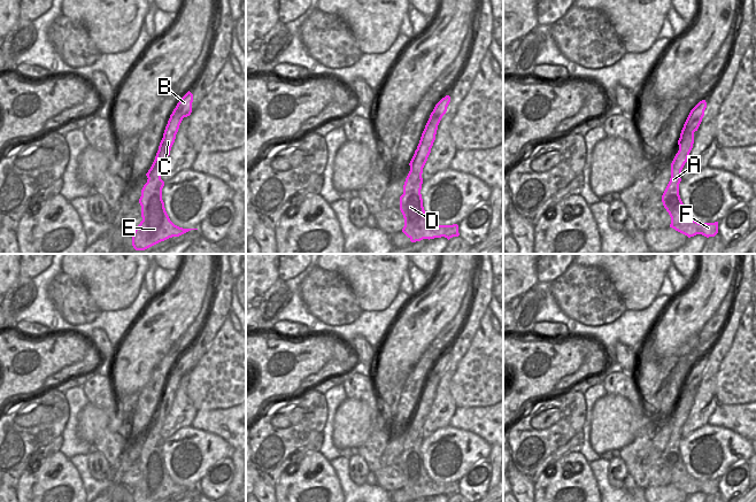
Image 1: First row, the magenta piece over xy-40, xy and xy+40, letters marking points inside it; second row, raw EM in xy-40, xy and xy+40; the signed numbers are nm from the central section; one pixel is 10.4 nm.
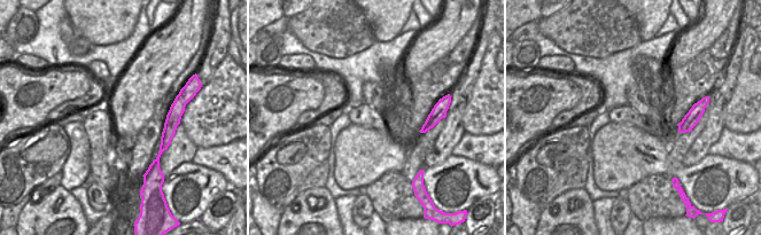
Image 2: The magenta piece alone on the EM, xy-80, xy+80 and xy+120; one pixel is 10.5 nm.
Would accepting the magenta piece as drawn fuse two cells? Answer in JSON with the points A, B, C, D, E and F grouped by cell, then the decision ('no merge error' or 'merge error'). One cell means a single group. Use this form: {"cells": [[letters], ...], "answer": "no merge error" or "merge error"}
{"cells": [["A", "C", "D", "E", "F"], ["B"]], "answer": "merge error"}

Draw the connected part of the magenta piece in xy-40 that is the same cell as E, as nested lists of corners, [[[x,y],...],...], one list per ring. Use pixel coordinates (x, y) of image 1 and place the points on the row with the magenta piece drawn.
[[[175,108],[165,126],[155,160],[146,173],[148,179],[139,199],[142,221],[132,233],[132,246],[136,250],[145,250],[169,238],[179,237],[191,230],[198,230],[175,225],[170,221],[162,200],[164,182],[161,179],[161,171],[167,157],[170,155],[183,118],[179,109]]]

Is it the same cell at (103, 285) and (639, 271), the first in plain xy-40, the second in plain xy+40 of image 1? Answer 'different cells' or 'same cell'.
same cell

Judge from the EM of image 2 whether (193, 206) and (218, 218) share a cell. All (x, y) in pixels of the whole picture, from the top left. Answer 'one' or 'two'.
two

